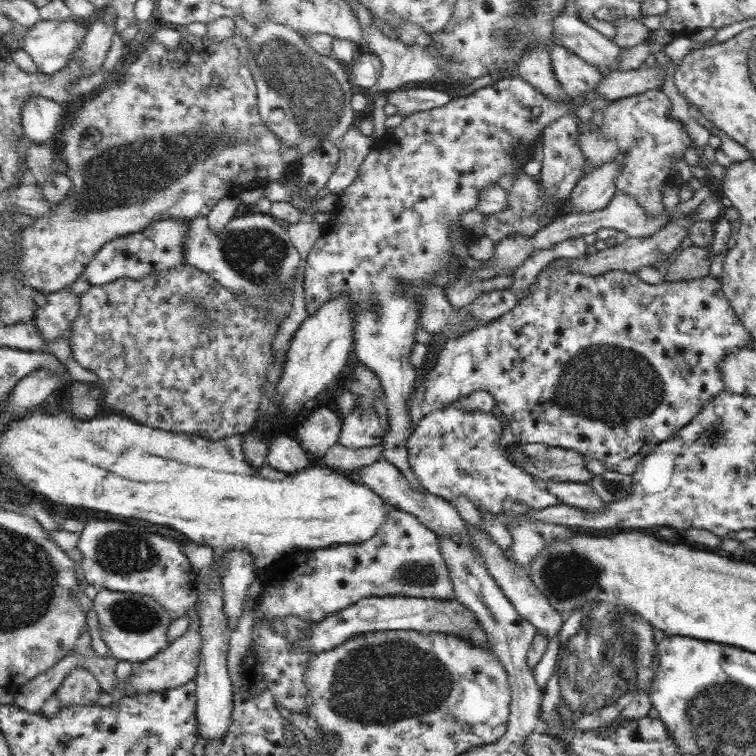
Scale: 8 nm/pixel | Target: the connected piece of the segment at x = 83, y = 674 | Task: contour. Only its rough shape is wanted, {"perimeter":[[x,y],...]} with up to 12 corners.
{"perimeter":[[75,668],[57,690],[62,707],[94,704],[97,678]]}

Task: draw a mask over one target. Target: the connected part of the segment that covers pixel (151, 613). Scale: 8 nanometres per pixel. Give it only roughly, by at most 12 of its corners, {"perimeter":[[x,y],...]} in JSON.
{"perimeter":[[99,587],[93,609],[116,660],[165,649],[170,617],[150,596]]}

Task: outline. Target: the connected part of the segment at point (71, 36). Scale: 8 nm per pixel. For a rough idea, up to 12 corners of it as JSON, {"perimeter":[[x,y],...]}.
{"perimeter":[[42,19],[23,49],[40,74],[68,67],[92,19]]}

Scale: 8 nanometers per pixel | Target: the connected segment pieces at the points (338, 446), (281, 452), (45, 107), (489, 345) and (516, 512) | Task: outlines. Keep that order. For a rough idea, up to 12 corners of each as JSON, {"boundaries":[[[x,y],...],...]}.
{"boundaries":[[[338,441],[319,462],[346,474],[377,462],[381,444],[348,448]],[[278,434],[266,463],[286,472],[310,466],[298,438]],[[41,94],[20,110],[26,138],[53,141],[62,107]],[[569,276],[450,336],[425,402],[612,470],[747,346],[721,278]],[[503,499],[503,522],[522,566],[571,529],[540,520],[528,503]]]}

